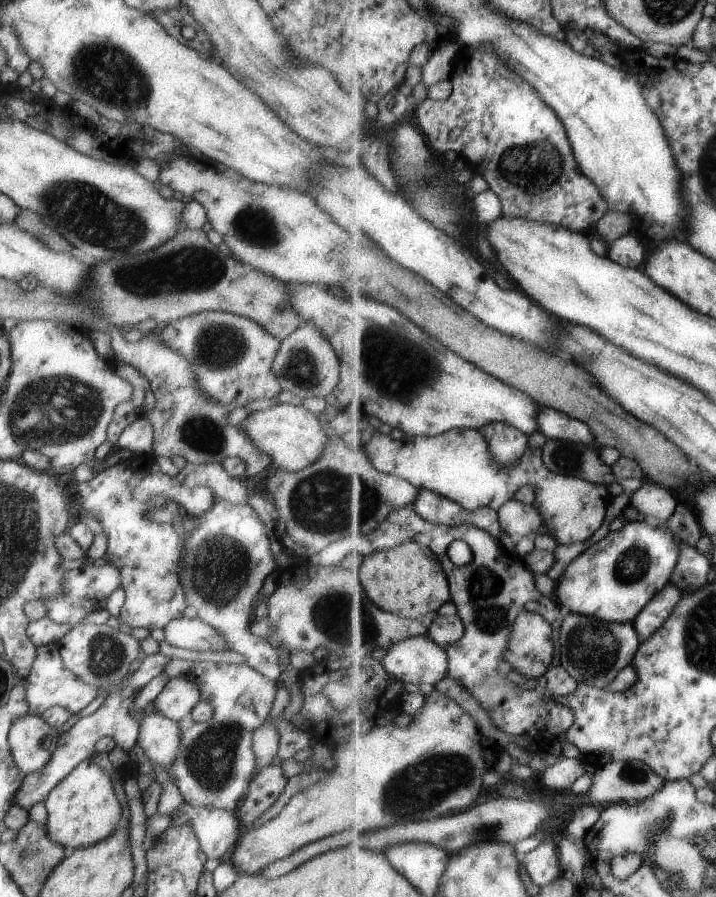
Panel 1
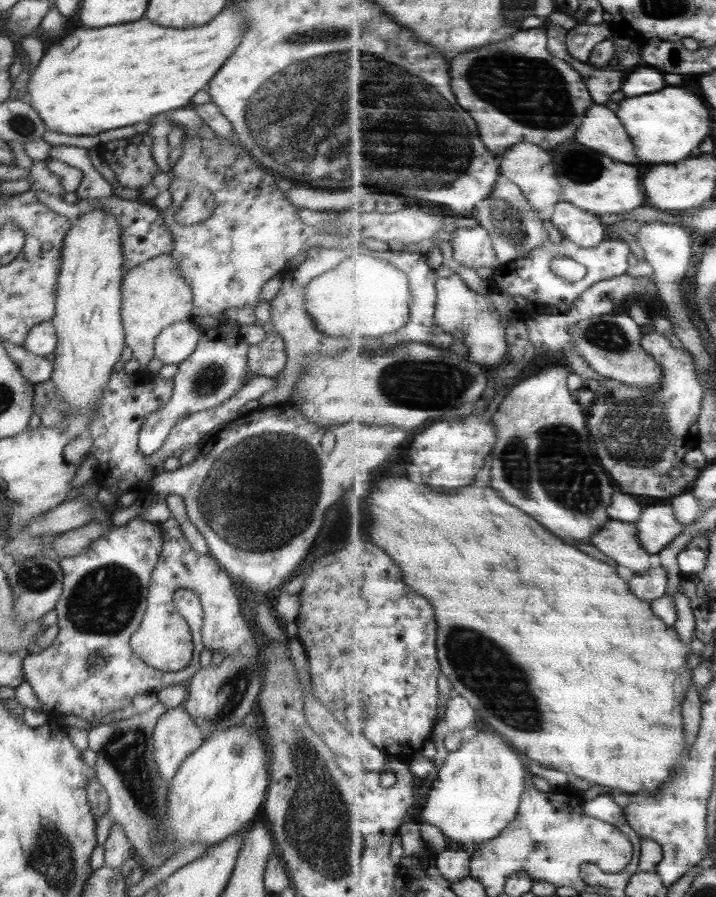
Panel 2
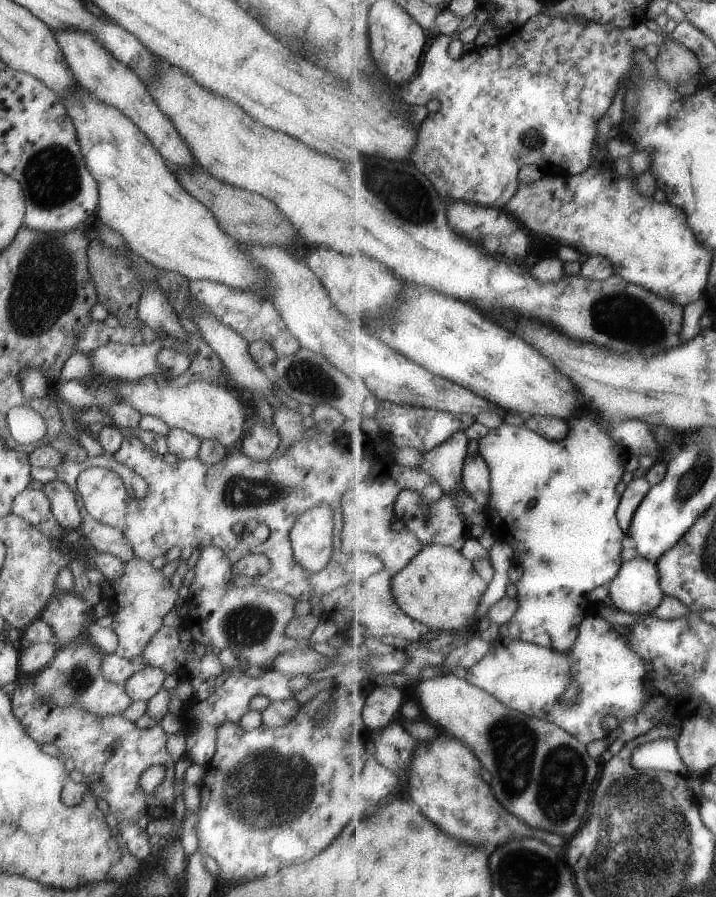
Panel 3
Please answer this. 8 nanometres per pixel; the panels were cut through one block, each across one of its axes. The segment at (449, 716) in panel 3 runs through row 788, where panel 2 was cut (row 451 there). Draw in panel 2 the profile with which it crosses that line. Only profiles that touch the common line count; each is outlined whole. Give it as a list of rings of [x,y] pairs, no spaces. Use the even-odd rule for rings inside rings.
[[[566,360],[563,365],[550,367],[541,372],[541,376],[533,376],[515,386],[501,402],[492,417],[498,430],[498,441],[493,452],[493,480],[490,484],[501,492],[507,502],[535,516],[535,520],[539,520],[545,528],[551,528],[551,532],[555,532],[559,538],[573,544],[591,543],[595,532],[599,532],[611,520],[607,508],[611,506],[615,488],[611,477],[599,464],[599,458],[593,458],[595,450],[591,448],[593,442],[588,418],[583,412],[583,405],[577,402],[576,395],[567,386],[567,376],[573,372],[569,370],[570,367]]]

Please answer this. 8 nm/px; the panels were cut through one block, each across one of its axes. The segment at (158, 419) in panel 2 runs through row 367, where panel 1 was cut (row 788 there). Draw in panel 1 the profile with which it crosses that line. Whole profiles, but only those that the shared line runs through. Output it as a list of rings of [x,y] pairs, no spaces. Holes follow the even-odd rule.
[[[203,660],[192,661],[192,663],[193,668],[189,670],[187,677],[196,684],[199,696],[211,704],[213,716],[207,722],[193,722],[189,716],[177,721],[177,728],[181,734],[180,748],[167,774],[185,803],[194,807],[209,807],[234,812],[245,798],[249,781],[255,773],[255,755],[251,750],[253,732],[259,726],[263,726],[263,722],[267,720],[279,683],[271,682],[246,664],[223,664],[223,662]]]

